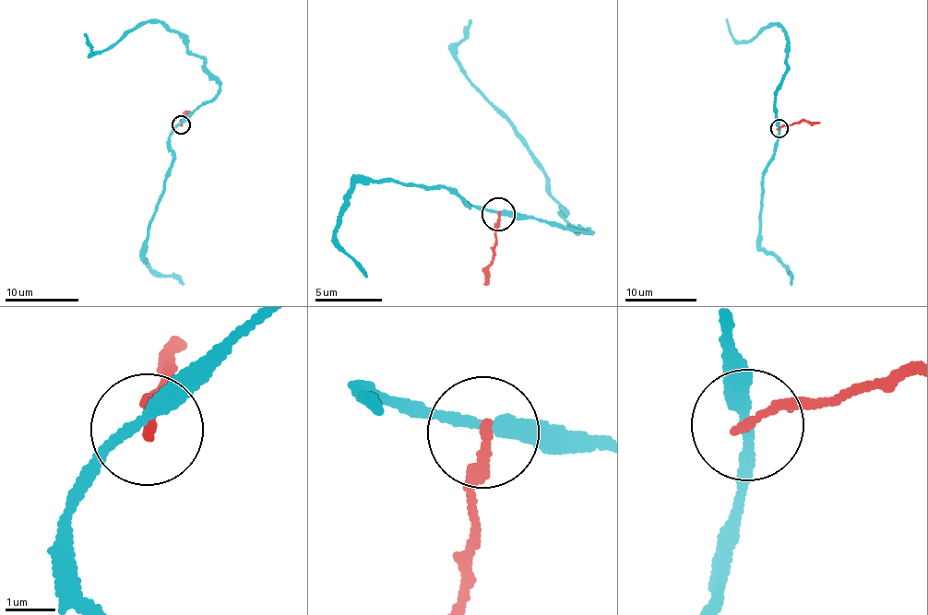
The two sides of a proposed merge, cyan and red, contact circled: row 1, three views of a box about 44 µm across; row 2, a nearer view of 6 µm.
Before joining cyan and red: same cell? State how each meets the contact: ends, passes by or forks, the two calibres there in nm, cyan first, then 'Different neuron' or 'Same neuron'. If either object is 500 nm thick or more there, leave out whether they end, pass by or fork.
At the ring cyan passes by. At the ring red ends. Thickness 280 nm (cyan) against 190 nm. Different neuron

